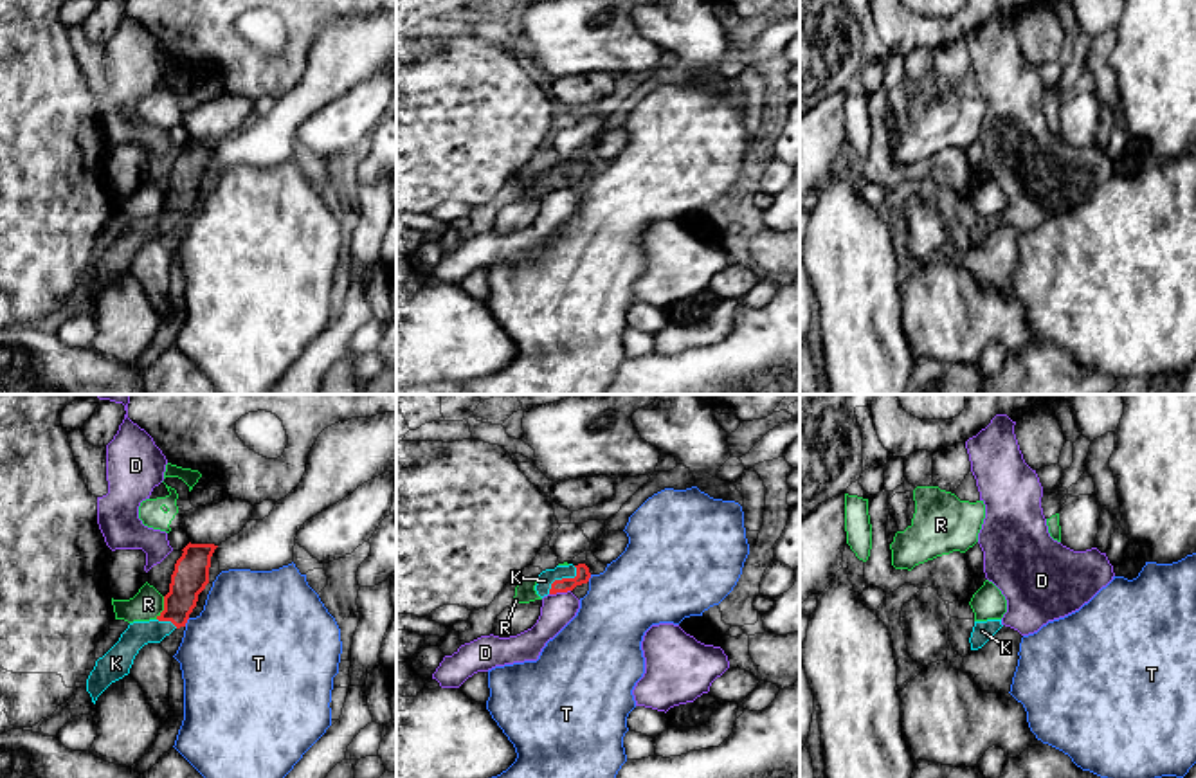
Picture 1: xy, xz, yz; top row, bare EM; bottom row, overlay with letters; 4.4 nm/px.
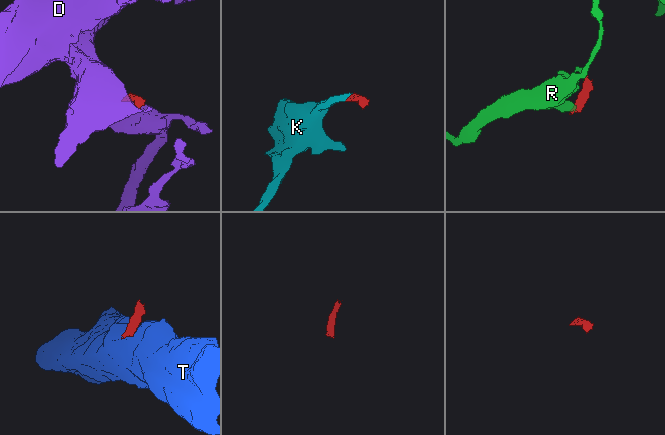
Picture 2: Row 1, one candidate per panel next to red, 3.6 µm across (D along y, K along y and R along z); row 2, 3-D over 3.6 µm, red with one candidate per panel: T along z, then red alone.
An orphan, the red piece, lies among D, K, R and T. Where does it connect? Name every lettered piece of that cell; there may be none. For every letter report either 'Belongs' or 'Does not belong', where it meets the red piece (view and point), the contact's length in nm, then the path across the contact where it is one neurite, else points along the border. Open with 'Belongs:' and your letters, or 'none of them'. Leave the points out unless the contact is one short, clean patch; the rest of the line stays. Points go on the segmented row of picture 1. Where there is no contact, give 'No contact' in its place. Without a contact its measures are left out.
Belongs: K
D: Does not belong. Touches red at xz (559, 591). Shared border 100 nm. Boundary: xz (570, 589), (550, 595)
K: Belongs. Touches red at xz (562, 578). Shared border 180 nm. Path across: xz (582, 571), (562, 578), (544, 580)
R: Does not belong. Touches red at xy (164, 607). Shared border 110 nm
T: Does not belong. Touches red at xy (186, 622). Shared border 50 nm. Boundary: xy (190, 618), (184, 625)

